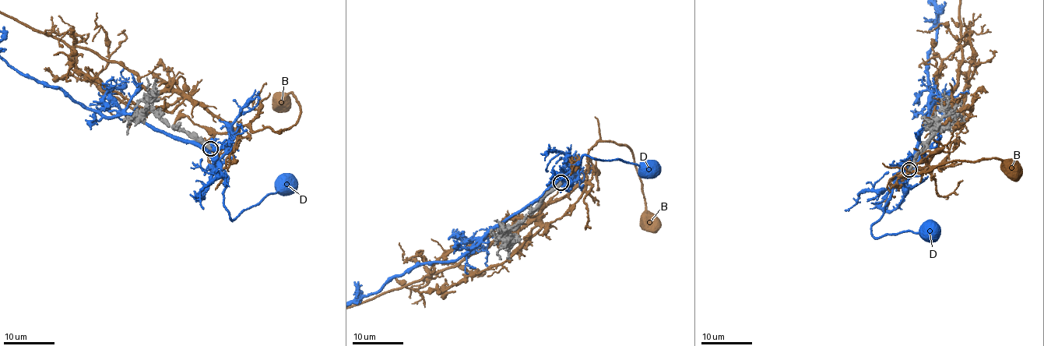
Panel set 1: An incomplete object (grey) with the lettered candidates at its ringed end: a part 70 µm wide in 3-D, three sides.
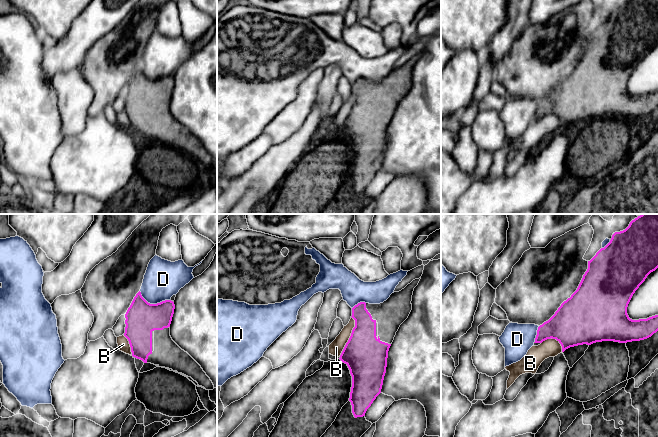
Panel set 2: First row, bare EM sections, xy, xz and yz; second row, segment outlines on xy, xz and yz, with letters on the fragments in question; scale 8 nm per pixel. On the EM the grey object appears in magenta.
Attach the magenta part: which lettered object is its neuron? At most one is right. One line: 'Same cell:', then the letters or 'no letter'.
Same cell: no letter

